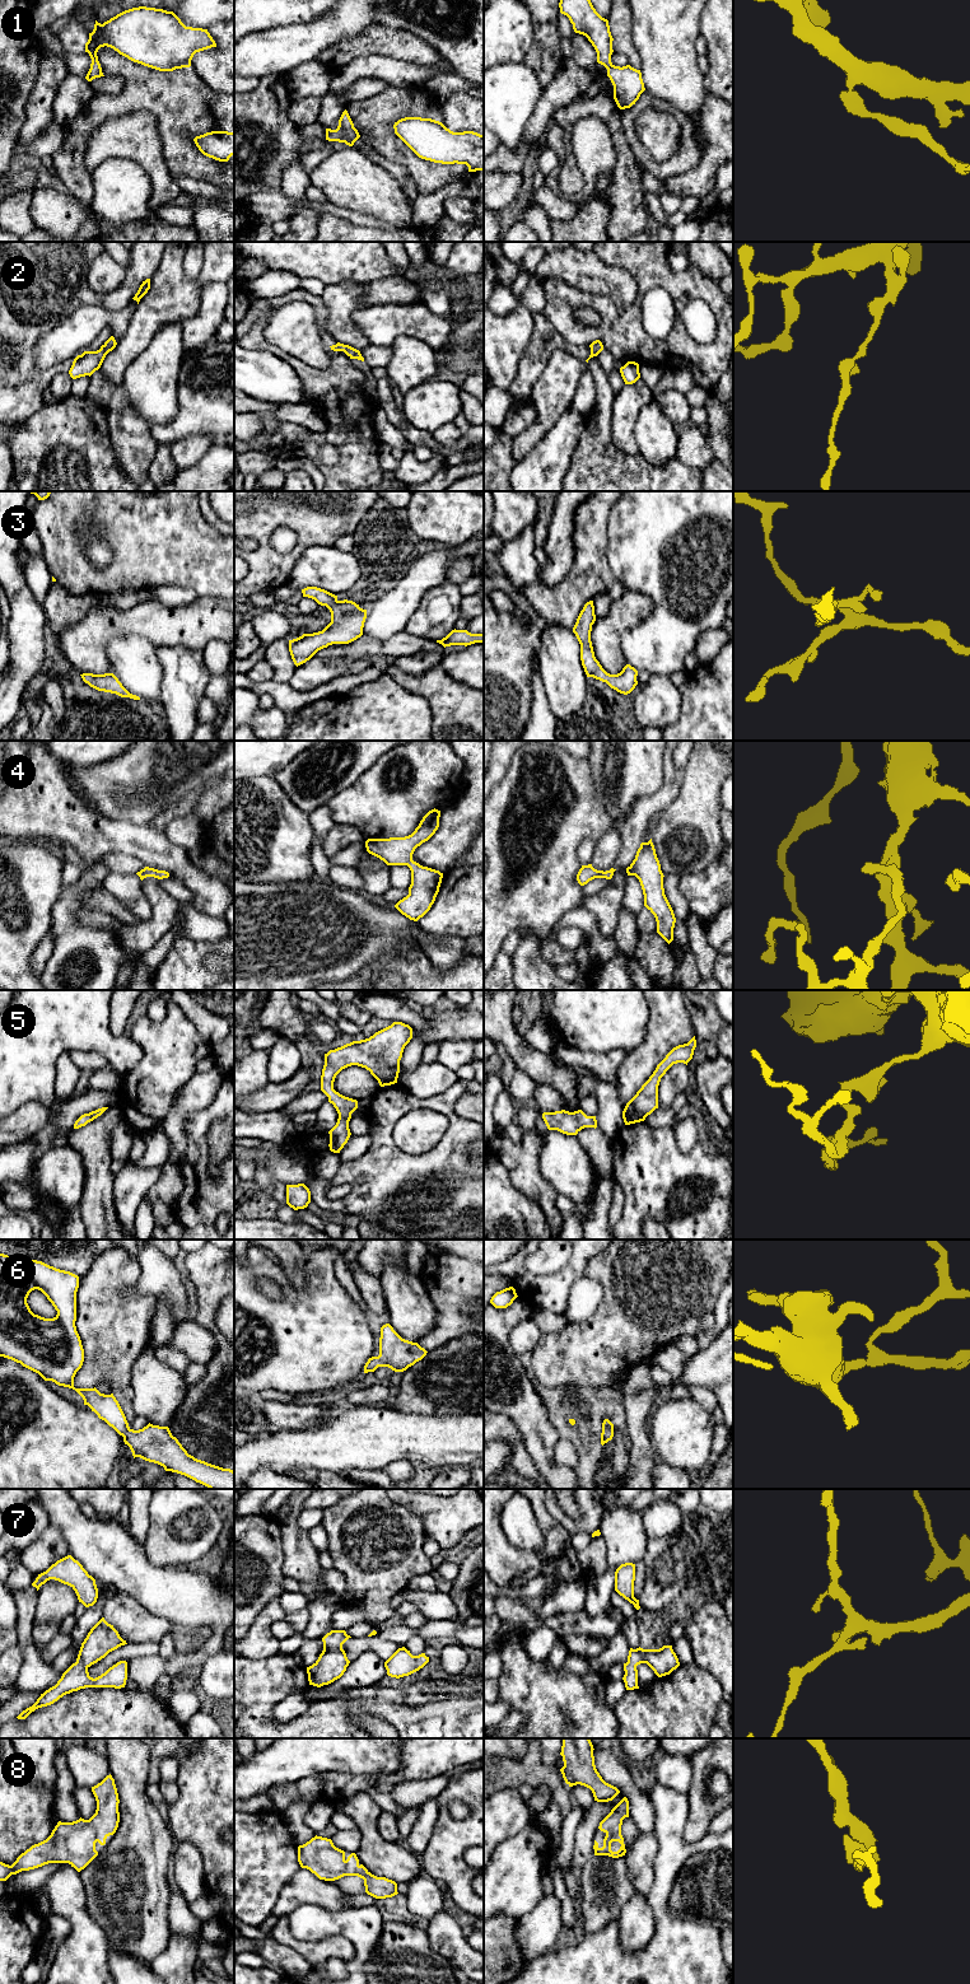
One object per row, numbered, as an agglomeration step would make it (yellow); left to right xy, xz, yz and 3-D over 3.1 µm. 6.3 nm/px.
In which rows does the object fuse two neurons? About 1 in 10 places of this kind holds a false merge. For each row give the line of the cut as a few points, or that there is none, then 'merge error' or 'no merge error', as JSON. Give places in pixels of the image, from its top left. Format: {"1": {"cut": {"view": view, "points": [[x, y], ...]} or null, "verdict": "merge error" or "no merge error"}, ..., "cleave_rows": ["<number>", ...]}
{"1": {"cut": null, "verdict": "no merge error"}, "2": {"cut": null, "verdict": "no merge error"}, "3": {"cut": null, "verdict": "no merge error"}, "4": {"cut": null, "verdict": "no merge error"}, "5": {"cut": null, "verdict": "no merge error"}, "6": {"cut": null, "verdict": "no merge error"}, "7": {"cut": null, "verdict": "no merge error"}, "8": {"cut": null, "verdict": "no merge error"}, "cleave_rows": []}

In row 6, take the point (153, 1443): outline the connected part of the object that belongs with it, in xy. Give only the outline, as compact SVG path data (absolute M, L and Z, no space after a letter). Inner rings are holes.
M0 1254L0 1357L20 1363L38 1373L45 1381L75 1390L83 1397L84 1405L88 1405L99 1419L123 1437L134 1458L140 1457L158 1464L165 1471L185 1475L209 1489L234 1489L233 1470L207 1464L188 1455L168 1427L149 1423L143 1429L134 1430L129 1427L113 1394L101 1394L95 1387L74 1387L74 1377L84 1362L84 1349L75 1326L78 1288L79 1276L70 1271L56 1269L42 1261ZM34 1289L41 1290L57 1311L53 1318L45 1318L31 1311L27 1298Z

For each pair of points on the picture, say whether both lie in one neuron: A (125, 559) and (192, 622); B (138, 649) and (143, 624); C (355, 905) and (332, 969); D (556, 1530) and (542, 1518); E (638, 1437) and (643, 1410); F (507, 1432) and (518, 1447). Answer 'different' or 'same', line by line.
A: different
B: different
C: same
D: same
E: same
F: same

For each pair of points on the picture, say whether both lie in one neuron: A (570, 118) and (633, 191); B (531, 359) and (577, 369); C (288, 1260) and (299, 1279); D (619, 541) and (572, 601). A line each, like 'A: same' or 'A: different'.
A: same
B: different
C: same
D: different

